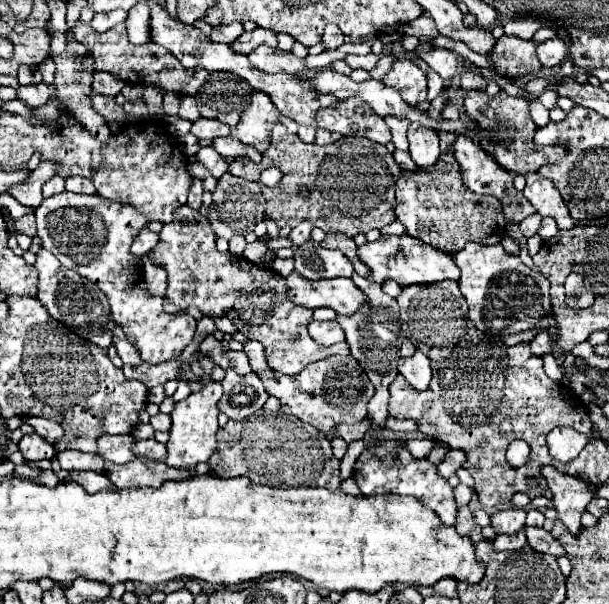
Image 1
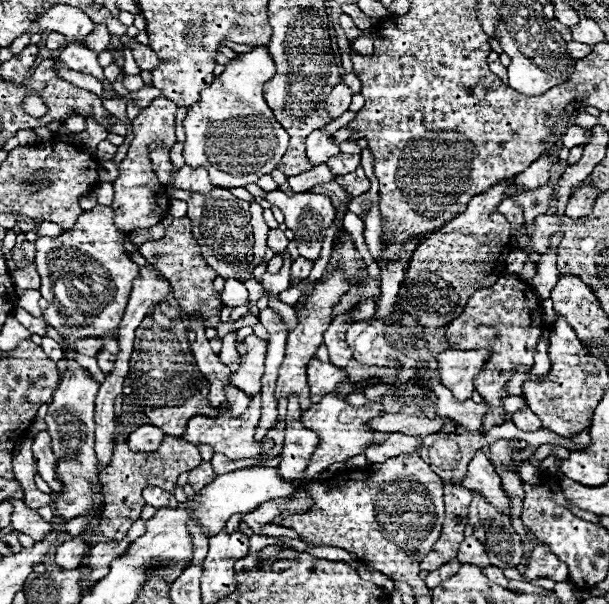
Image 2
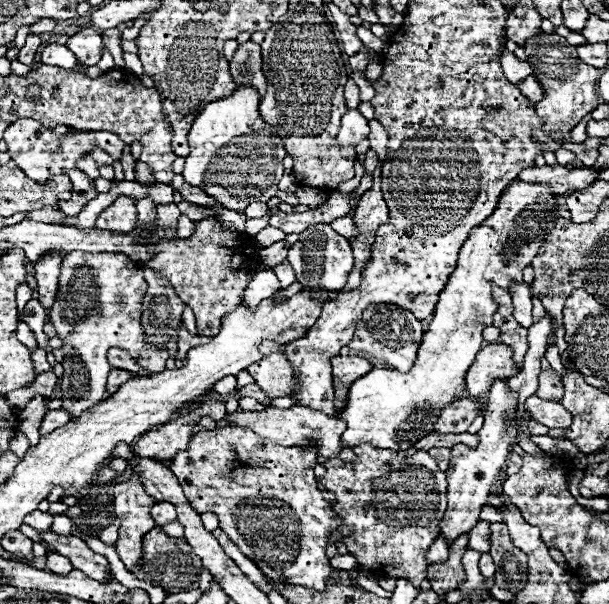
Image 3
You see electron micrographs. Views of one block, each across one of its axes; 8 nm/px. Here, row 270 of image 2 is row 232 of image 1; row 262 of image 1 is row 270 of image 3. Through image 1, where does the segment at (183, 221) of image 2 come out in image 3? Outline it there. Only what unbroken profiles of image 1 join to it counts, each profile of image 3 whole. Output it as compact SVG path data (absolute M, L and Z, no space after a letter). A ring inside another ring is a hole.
M210 218L196 222L196 230L190 238L158 242L154 248L158 254L148 264L168 276L182 302L194 310L198 336L216 336L222 326L220 318L242 300L250 284L248 272L258 264L252 236L234 236L234 232L222 228L222 222Z

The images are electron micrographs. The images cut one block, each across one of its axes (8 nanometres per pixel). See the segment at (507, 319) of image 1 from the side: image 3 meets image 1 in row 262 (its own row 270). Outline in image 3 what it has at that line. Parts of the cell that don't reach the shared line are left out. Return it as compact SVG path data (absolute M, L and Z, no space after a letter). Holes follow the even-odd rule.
M516 178L516 180L512 180L512 182L508 184L508 188L504 188L504 192L502 192L502 196L500 196L500 200L498 200L496 210L494 210L480 226L472 228L472 232L468 234L468 240L466 240L464 246L460 248L460 258L458 258L456 272L452 274L452 278L450 278L448 286L444 288L444 292L440 292L440 300L438 300L438 304L436 304L434 318L432 318L432 322L428 324L428 328L426 328L426 332L424 332L424 336L422 336L422 342L420 342L420 348L418 348L414 366L412 366L408 372L400 372L400 370L394 370L394 368L374 368L374 370L370 370L366 376L358 378L358 380L350 386L348 406L338 412L338 416L340 416L342 420L346 420L346 424L348 424L346 432L342 434L342 442L344 442L348 448L356 448L356 446L368 442L368 444L372 444L374 448L392 448L392 450L396 450L396 452L398 452L398 450L408 450L408 448L412 448L412 444L416 444L416 442L410 442L410 432L418 432L418 434L422 434L422 436L434 432L434 422L438 420L434 414L438 414L442 408L446 408L448 404L456 402L458 398L462 398L462 396L466 394L466 372L468 372L470 364L474 362L476 352L480 352L480 348L482 348L482 346L480 346L480 344L482 344L482 330L484 330L486 326L492 326L492 314L496 314L496 310L498 310L498 304L494 302L492 290L494 290L494 286L500 286L500 288L504 288L504 290L510 292L510 288L512 288L514 282L516 282L516 284L522 284L522 282L524 282L524 280L522 280L522 270L532 264L534 256L536 256L538 250L544 246L546 236L554 230L554 224L556 224L556 218L558 218L558 208L556 208L558 202L554 202L554 198L556 198L556 194L552 194L552 190L550 190L548 184L530 184L530 182L524 182L524 180L518 180L518 178Z

